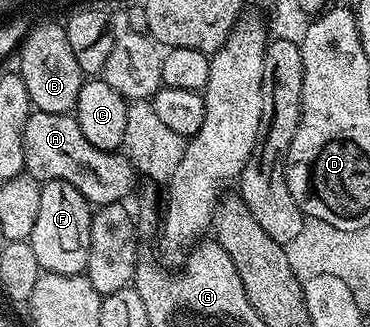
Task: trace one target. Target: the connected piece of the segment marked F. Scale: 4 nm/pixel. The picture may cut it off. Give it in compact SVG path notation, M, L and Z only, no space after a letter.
M57 179L47 180L41 186L42 202L38 204L38 218L30 240L34 257L38 257L41 272L59 275L83 275L88 270L90 257L90 229L93 208L88 199L78 193L74 185Z

